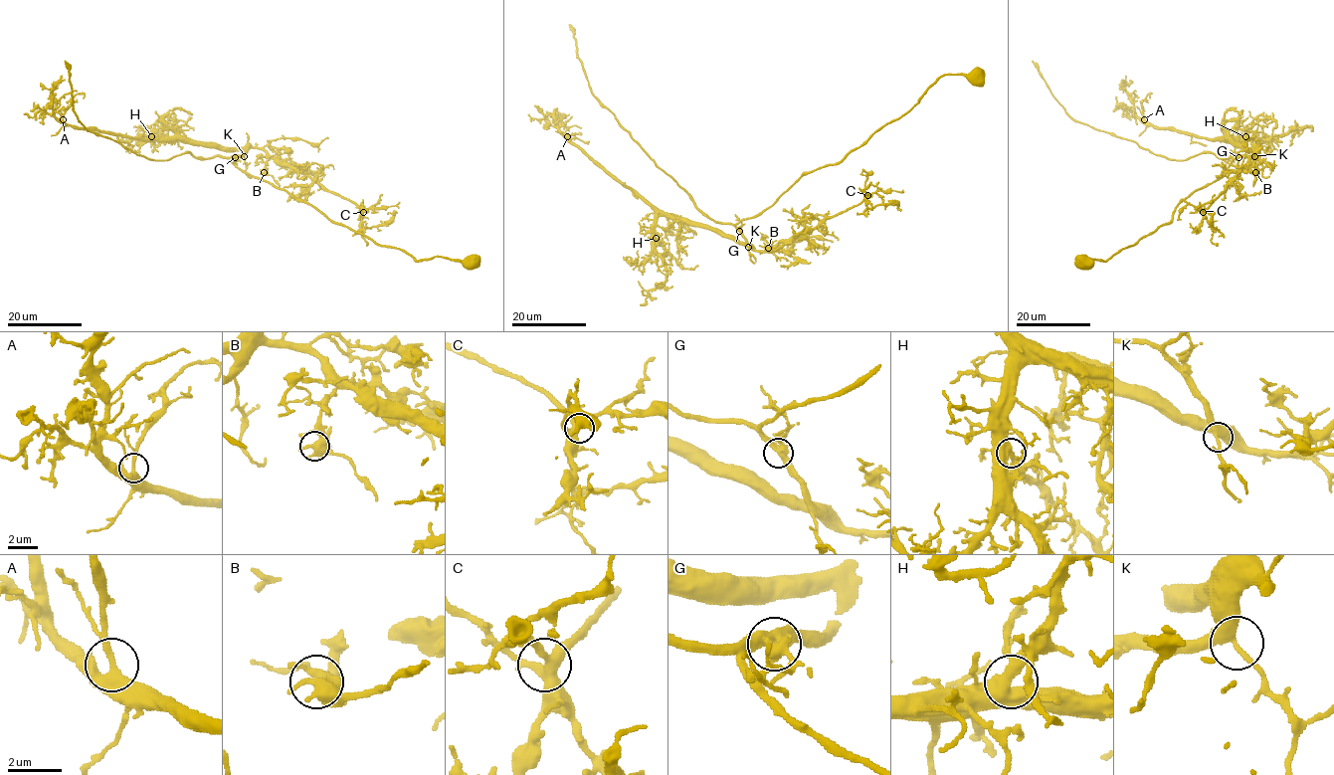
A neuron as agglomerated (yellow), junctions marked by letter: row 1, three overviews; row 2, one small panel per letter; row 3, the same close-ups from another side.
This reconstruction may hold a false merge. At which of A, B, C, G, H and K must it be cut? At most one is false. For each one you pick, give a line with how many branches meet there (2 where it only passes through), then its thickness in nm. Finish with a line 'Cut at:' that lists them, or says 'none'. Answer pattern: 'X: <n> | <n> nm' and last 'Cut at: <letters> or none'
Cut at: none

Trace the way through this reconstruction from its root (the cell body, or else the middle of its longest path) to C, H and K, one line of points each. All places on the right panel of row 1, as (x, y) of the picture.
C: (1083, 261), (1107, 260), (1167, 224), (1182, 201), (1257, 147), (1203, 212)
H: (1083, 261), (1107, 260), (1167, 224), (1182, 201), (1219, 179), (1236, 157), (1252, 153), (1224, 139), (1245, 136)
K: (1083, 261), (1082, 257), (1107, 260), (1132, 246), (1167, 224), (1182, 201), (1219, 179), (1236, 157), (1254, 156)

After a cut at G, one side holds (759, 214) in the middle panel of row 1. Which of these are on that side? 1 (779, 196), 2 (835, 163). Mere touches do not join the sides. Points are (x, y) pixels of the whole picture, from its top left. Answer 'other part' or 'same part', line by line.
1: same part
2: same part

